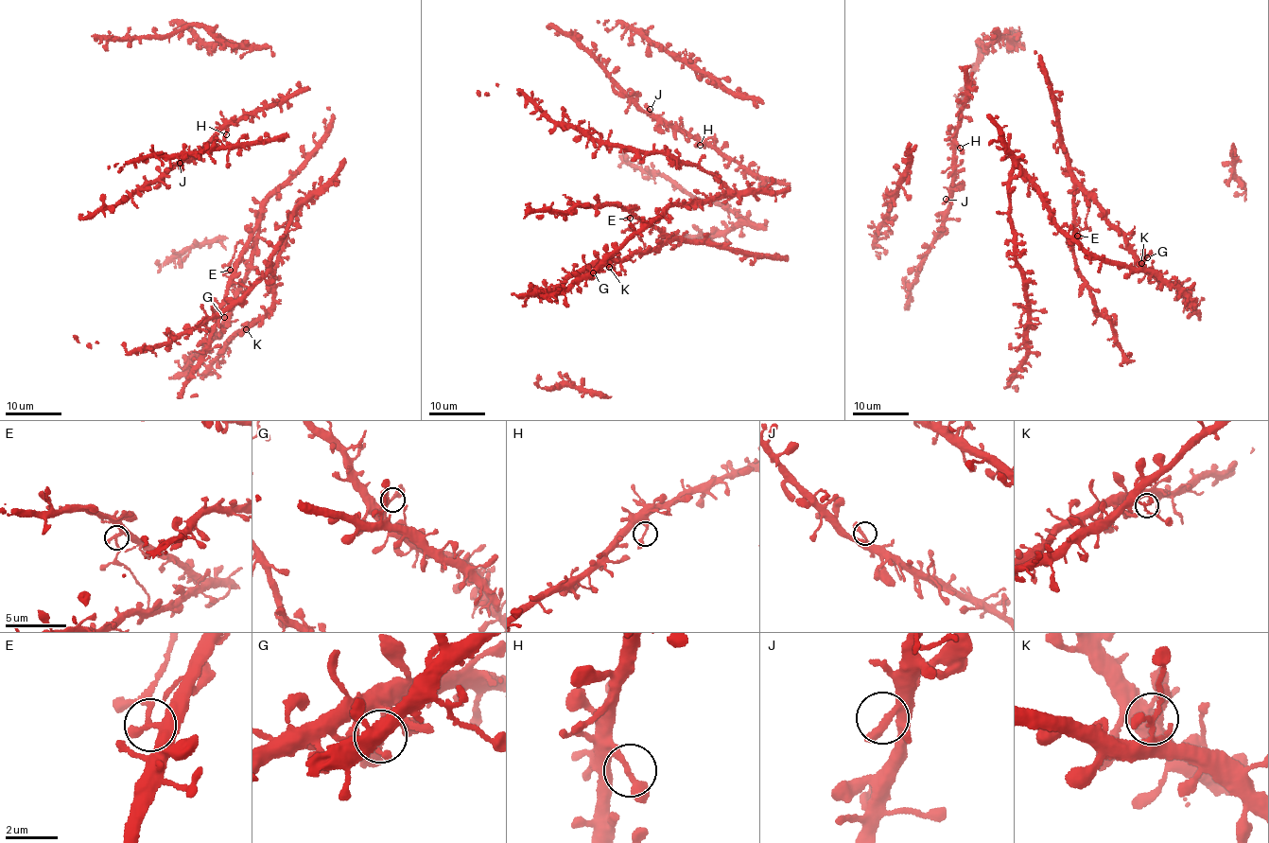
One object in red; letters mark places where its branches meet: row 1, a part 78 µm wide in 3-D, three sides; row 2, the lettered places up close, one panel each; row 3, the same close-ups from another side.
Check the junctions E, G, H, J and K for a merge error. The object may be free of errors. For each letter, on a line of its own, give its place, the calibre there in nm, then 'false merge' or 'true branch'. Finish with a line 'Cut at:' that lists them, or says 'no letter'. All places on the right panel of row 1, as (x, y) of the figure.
E: place (1077, 236); calibre 280 nm; false merge
G: place (1147, 257); calibre 240 nm; true branch
H: place (960, 148); calibre 240 nm; true branch
J: place (946, 199); calibre 280 nm; true branch
K: place (1141, 263); calibre 260 nm; true branch
Cut at: E

